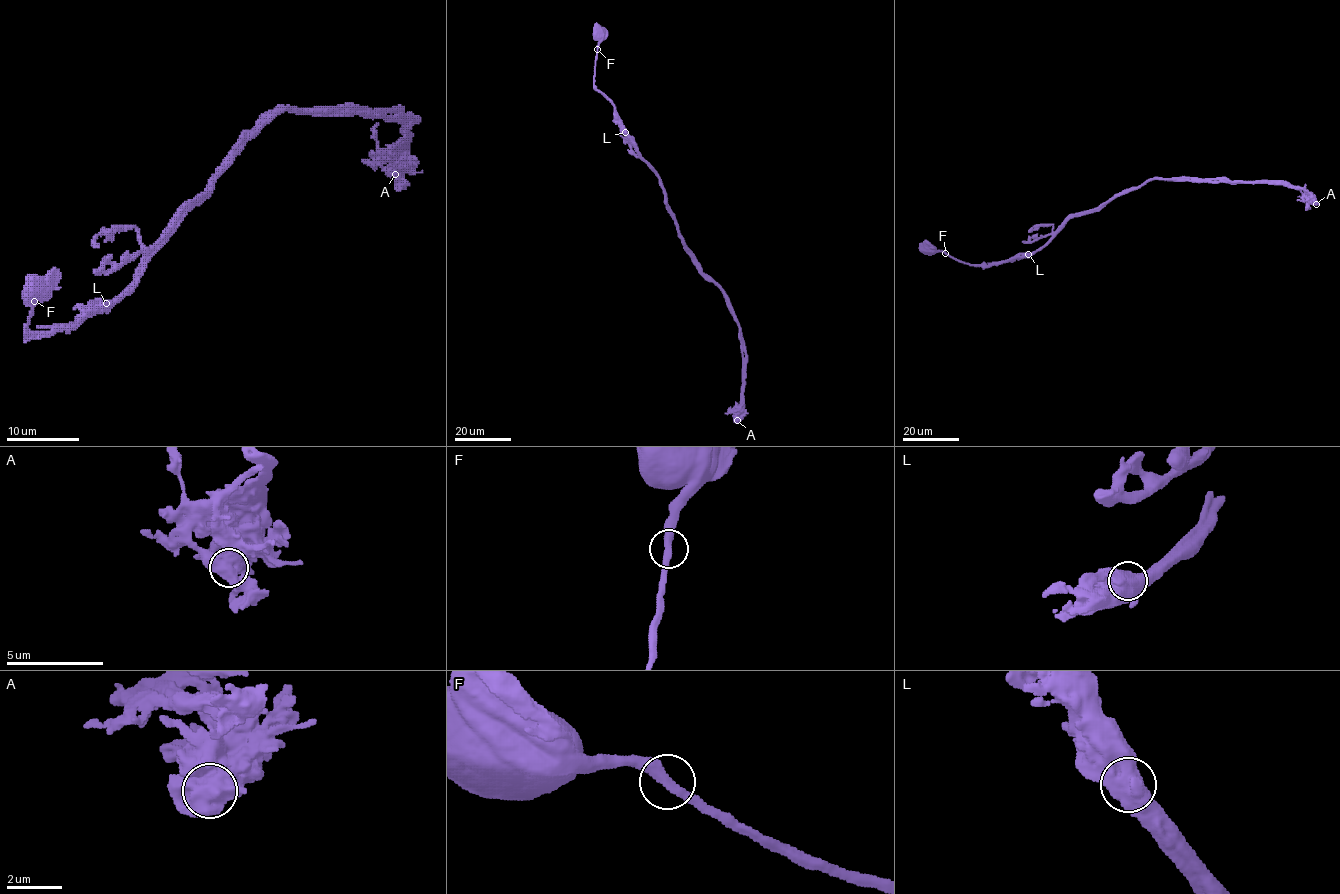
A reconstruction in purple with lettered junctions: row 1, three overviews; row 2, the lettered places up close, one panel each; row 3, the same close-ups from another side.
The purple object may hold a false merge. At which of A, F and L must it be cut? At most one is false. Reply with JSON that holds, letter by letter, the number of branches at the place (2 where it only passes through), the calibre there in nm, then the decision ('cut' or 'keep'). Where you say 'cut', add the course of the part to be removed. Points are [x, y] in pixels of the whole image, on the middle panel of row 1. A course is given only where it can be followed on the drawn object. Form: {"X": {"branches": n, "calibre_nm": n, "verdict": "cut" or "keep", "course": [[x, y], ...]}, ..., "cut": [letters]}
{"A": {"branches": 2, "calibre_nm": 900, "verdict": "keep"}, "F": {"branches": 2, "calibre_nm": 400, "verdict": "keep"}, "L": {"branches": 3, "calibre_nm": 750, "verdict": "cut", "course": [[625, 132], [656, 172], [683, 244], [720, 289], [740, 329], [745, 377], [742, 402], [732, 411], [743, 410]]}, "cut": ["L"]}

